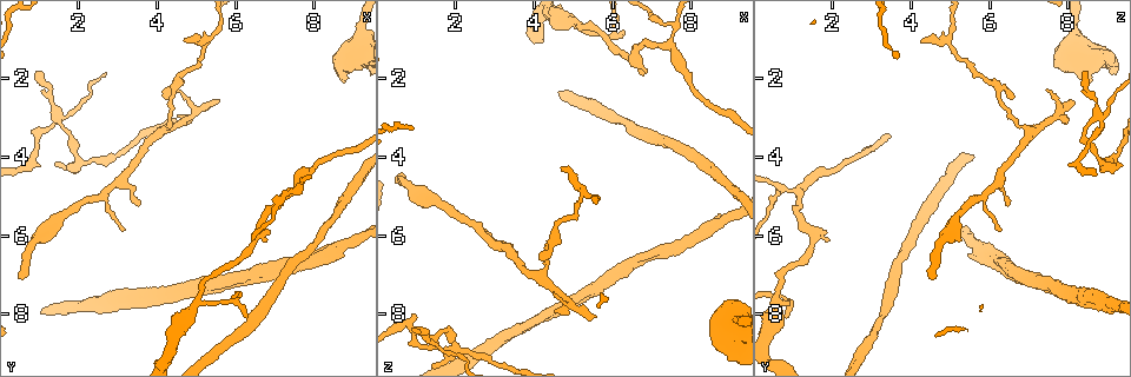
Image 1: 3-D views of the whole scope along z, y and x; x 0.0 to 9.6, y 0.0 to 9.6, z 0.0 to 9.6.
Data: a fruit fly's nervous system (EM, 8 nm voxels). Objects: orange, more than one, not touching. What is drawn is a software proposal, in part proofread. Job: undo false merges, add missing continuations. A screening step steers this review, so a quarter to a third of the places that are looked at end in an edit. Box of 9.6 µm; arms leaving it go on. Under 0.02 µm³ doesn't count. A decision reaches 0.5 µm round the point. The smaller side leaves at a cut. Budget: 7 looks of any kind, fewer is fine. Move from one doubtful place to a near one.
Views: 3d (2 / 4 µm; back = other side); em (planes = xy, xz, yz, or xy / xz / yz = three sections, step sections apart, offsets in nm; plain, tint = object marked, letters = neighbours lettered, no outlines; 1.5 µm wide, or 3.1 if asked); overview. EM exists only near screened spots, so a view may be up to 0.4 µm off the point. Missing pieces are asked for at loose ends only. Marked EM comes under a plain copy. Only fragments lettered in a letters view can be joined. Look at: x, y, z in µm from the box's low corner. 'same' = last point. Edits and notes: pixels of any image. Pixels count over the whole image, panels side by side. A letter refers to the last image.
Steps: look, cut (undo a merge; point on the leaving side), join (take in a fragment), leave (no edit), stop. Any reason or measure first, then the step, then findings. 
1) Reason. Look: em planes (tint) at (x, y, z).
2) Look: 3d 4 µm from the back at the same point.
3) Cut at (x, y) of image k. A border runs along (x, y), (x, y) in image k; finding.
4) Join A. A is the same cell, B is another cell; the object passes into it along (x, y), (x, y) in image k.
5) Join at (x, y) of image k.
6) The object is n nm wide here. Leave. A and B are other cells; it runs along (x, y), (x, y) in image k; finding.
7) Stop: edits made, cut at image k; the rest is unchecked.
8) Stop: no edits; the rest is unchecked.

Look: em planes (letters) at (5.60, 2.50, 8.10).

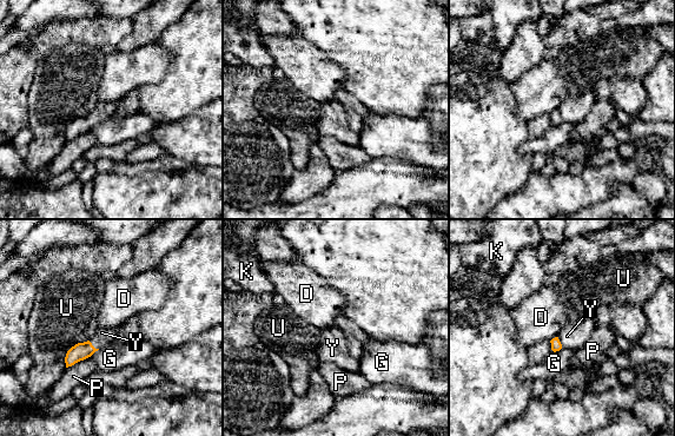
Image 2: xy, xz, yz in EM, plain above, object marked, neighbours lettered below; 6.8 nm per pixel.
Join Y. Y is the same cell, D, G, K, P and U are other cells; the neuron continues.

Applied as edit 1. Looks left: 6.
Look: overview.

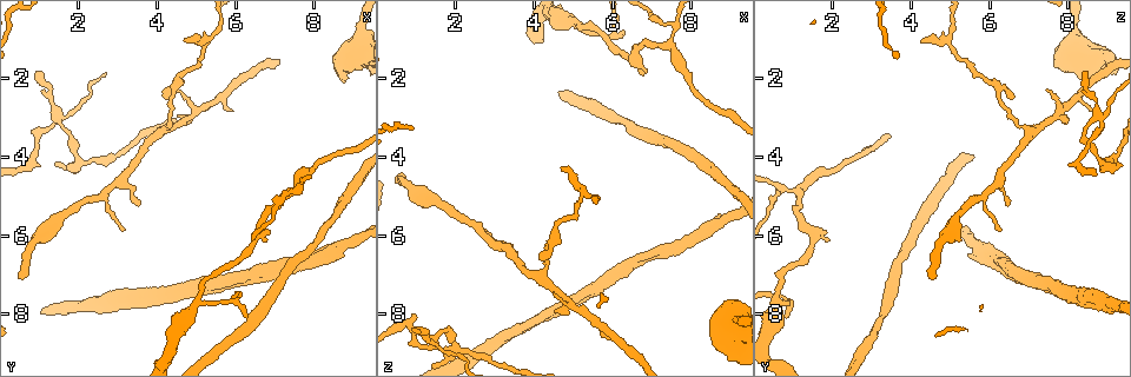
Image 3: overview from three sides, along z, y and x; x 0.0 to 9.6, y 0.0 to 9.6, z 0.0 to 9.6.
Stops while still wide. Look: 3d 4 µm at (8.70, 1.65, 8.90).

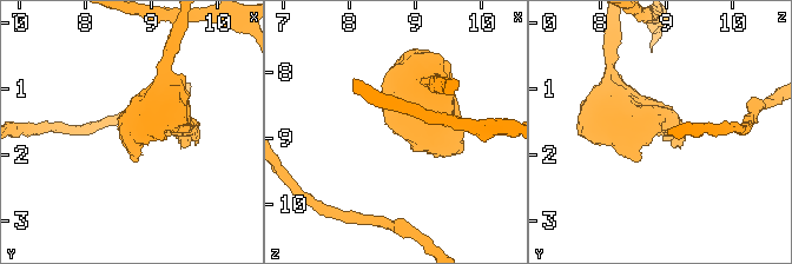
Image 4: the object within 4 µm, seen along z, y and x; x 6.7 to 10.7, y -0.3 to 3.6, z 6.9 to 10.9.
Shape alone is not enough. Look: em planes (letters) at (8.65, 1.70, 8.90).

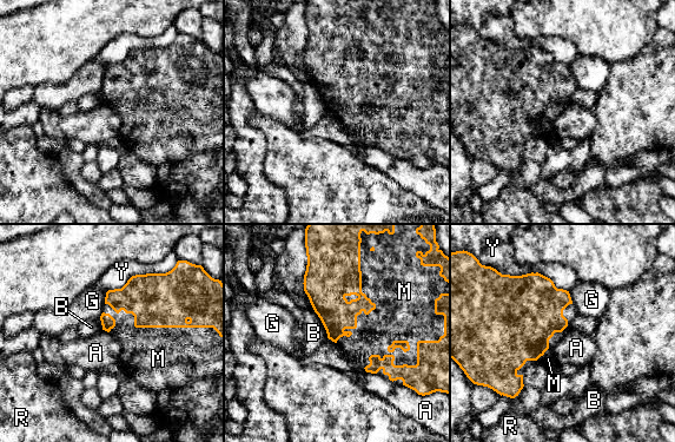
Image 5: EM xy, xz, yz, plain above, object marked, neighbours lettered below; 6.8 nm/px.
The longest contact is with M, 550 nm. Join M. M is the same cell, A, B, G, R and Y are other cells; the object passes into it along (336, 314), (370, 311), (404, 298) in image 5; the neuron continues.

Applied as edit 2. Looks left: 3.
Redraw. Look: overview.

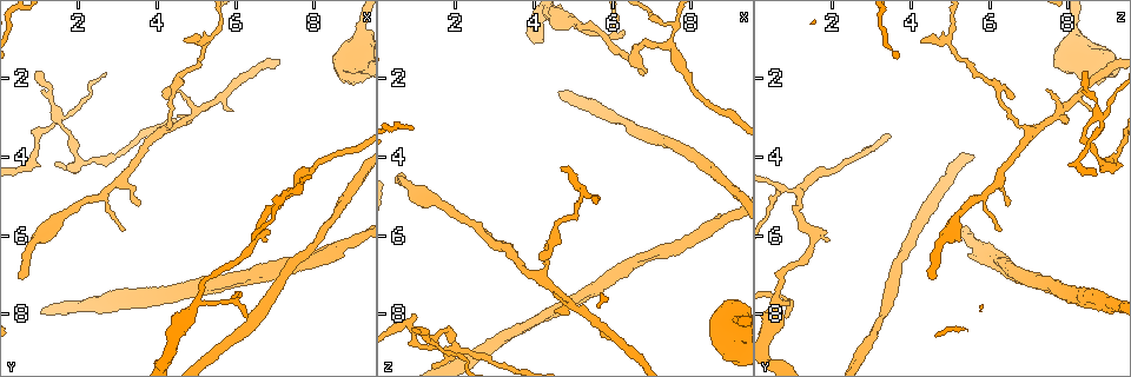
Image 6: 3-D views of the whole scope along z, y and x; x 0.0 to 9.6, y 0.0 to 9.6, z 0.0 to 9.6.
Free end. Look: em xy step 8 (tint) at (0.60, 7.10, 4.50).

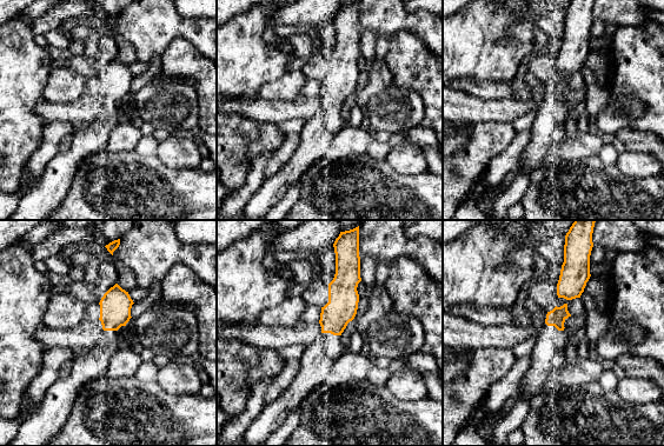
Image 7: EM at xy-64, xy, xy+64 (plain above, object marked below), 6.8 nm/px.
Look: em xz step 4 (letters) at the same point.

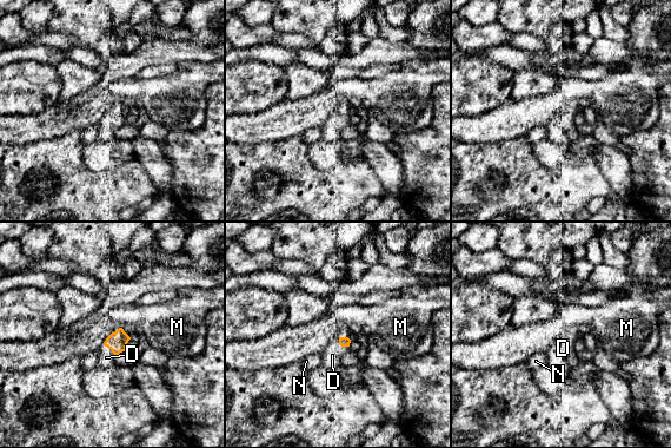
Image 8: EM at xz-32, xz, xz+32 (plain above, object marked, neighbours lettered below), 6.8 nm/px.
Join D. D is the same cell, M and N are other cells; the neuron continues.

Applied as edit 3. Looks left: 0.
Stop: edits made, join at image 2, join at image 5, join at image 8; the rest is unchecked.

